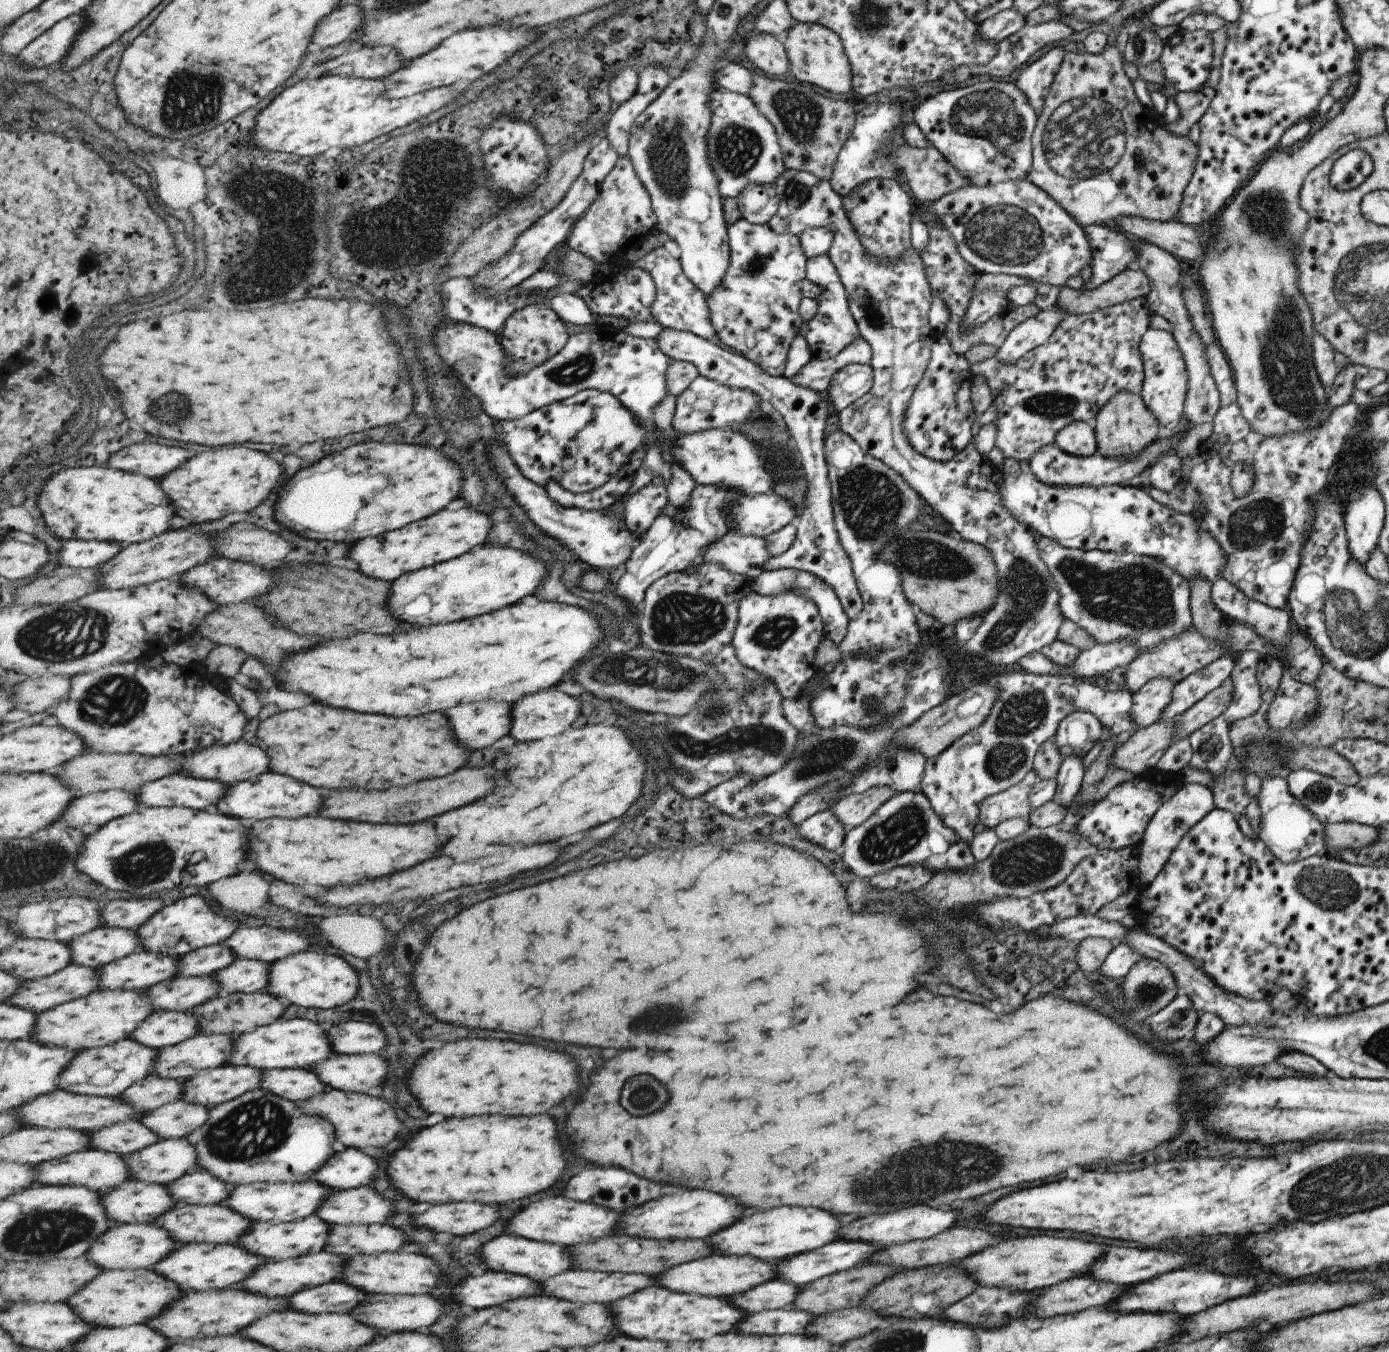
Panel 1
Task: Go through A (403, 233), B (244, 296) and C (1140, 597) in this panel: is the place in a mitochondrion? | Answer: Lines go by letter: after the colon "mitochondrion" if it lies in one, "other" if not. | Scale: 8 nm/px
A: mitochondrion
B: mitochondrion
C: mitochondrion

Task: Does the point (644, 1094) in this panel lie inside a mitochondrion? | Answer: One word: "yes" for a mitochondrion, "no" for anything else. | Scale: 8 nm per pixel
yes

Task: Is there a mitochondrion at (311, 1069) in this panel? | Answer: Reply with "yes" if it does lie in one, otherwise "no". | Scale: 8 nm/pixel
no

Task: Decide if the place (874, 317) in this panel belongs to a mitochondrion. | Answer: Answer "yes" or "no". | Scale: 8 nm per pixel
yes

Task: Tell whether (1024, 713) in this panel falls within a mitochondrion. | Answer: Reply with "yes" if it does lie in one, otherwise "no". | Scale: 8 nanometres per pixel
yes

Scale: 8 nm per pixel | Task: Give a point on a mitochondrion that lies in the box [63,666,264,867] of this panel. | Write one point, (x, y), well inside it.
(117, 700)

